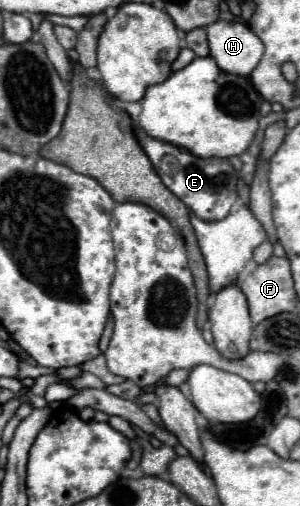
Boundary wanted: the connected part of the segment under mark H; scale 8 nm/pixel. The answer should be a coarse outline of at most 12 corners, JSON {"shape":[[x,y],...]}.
{"shape":[[216,20],[206,32],[224,72],[248,76],[264,44],[248,24]]}

